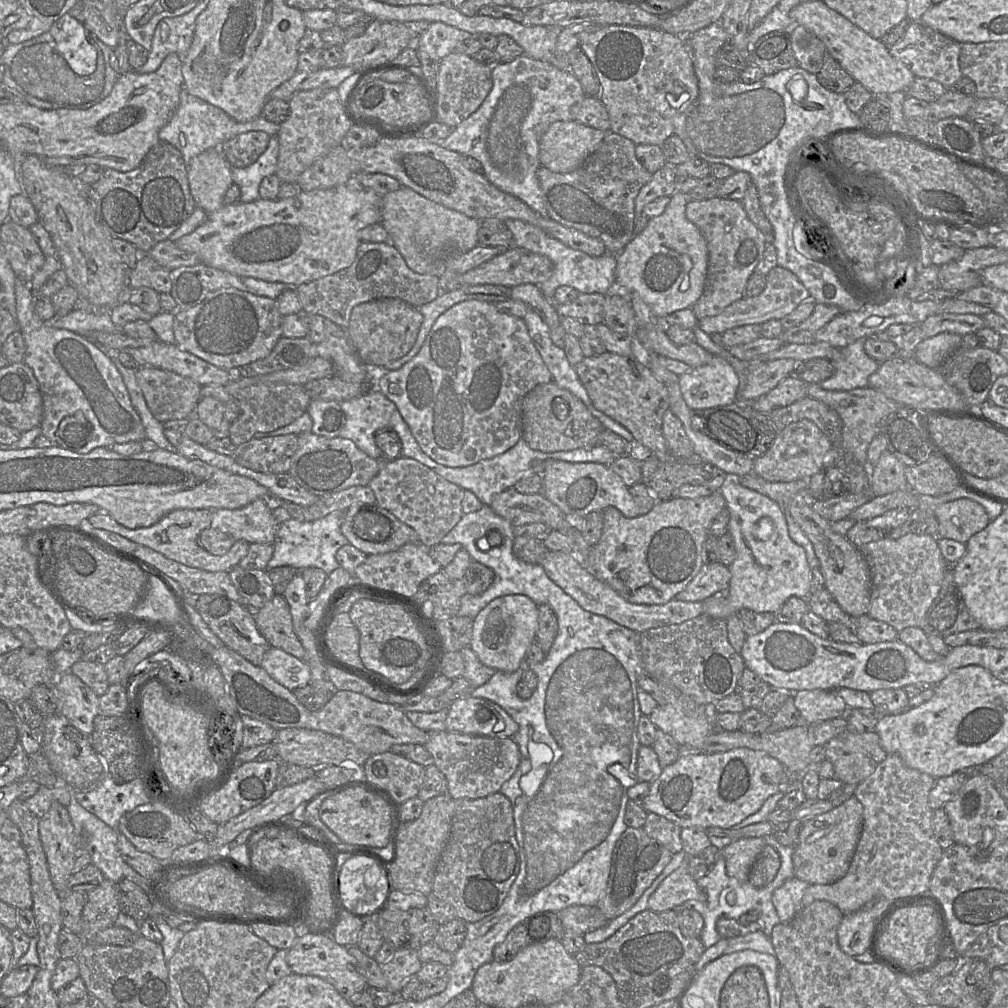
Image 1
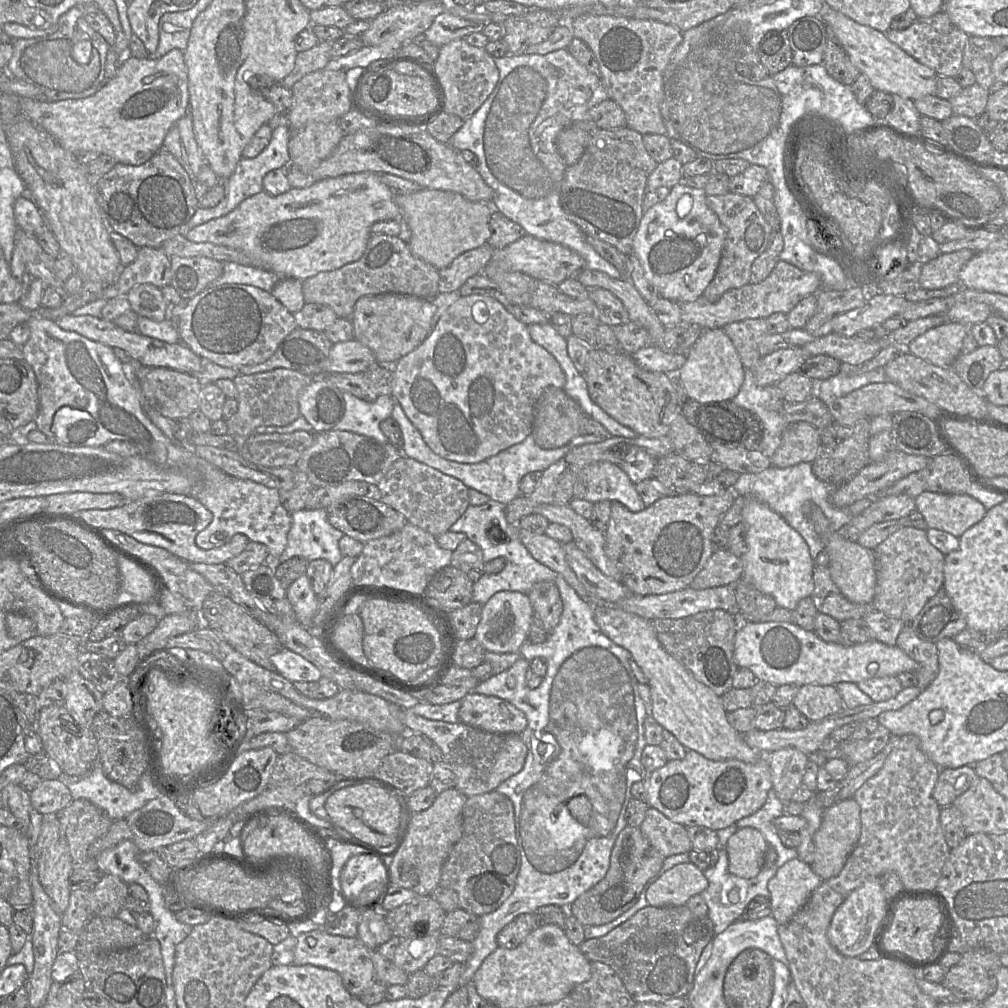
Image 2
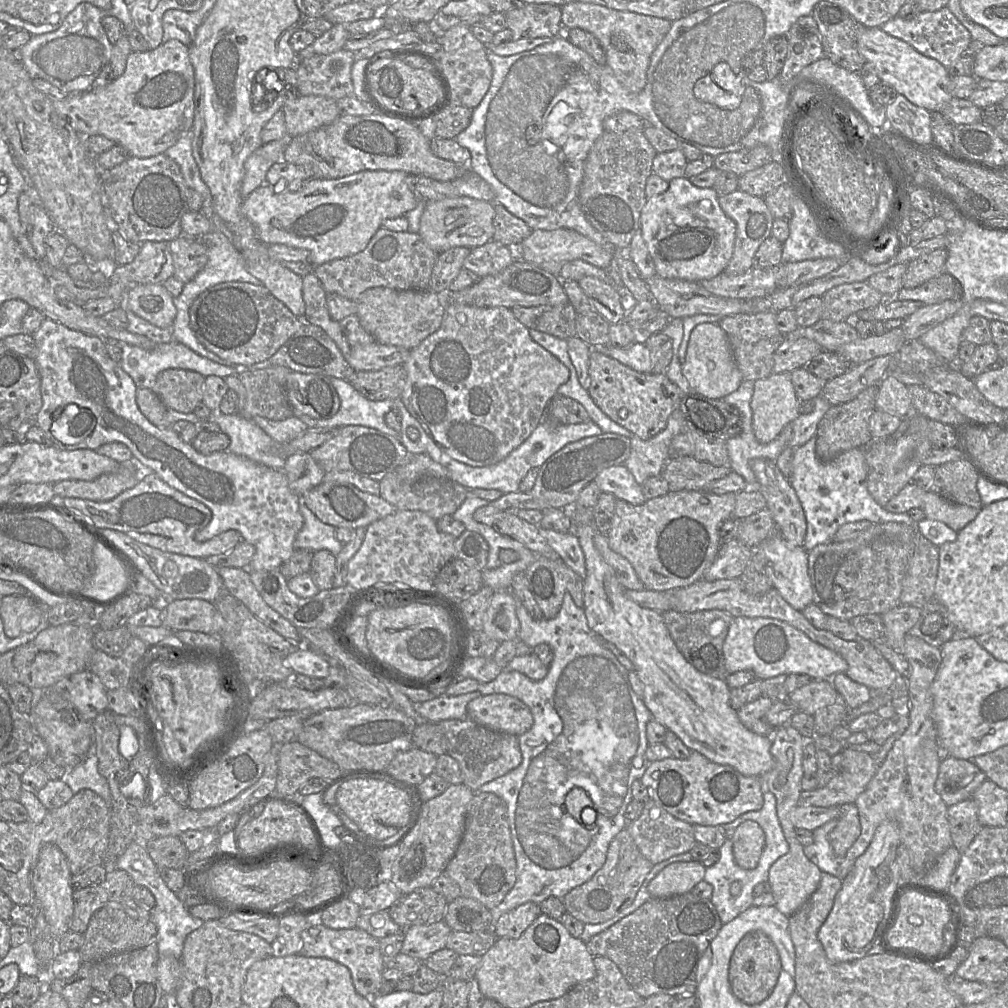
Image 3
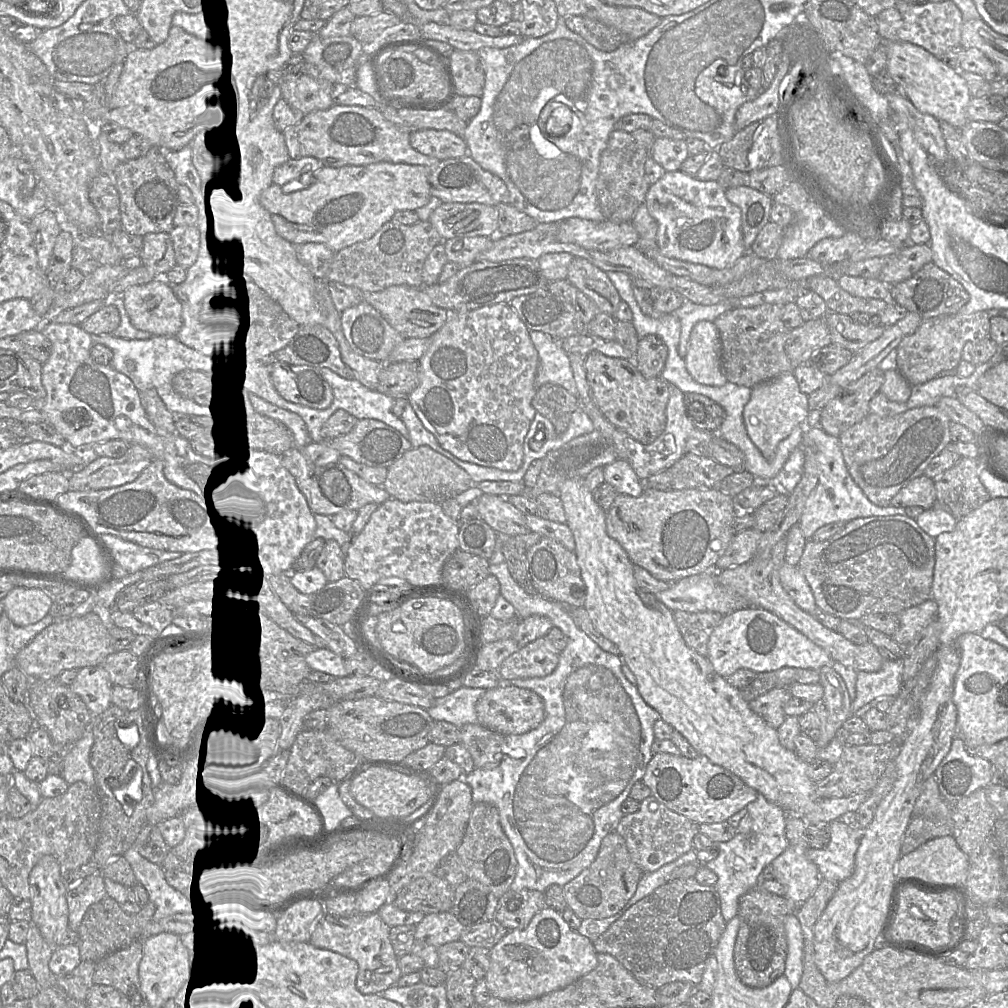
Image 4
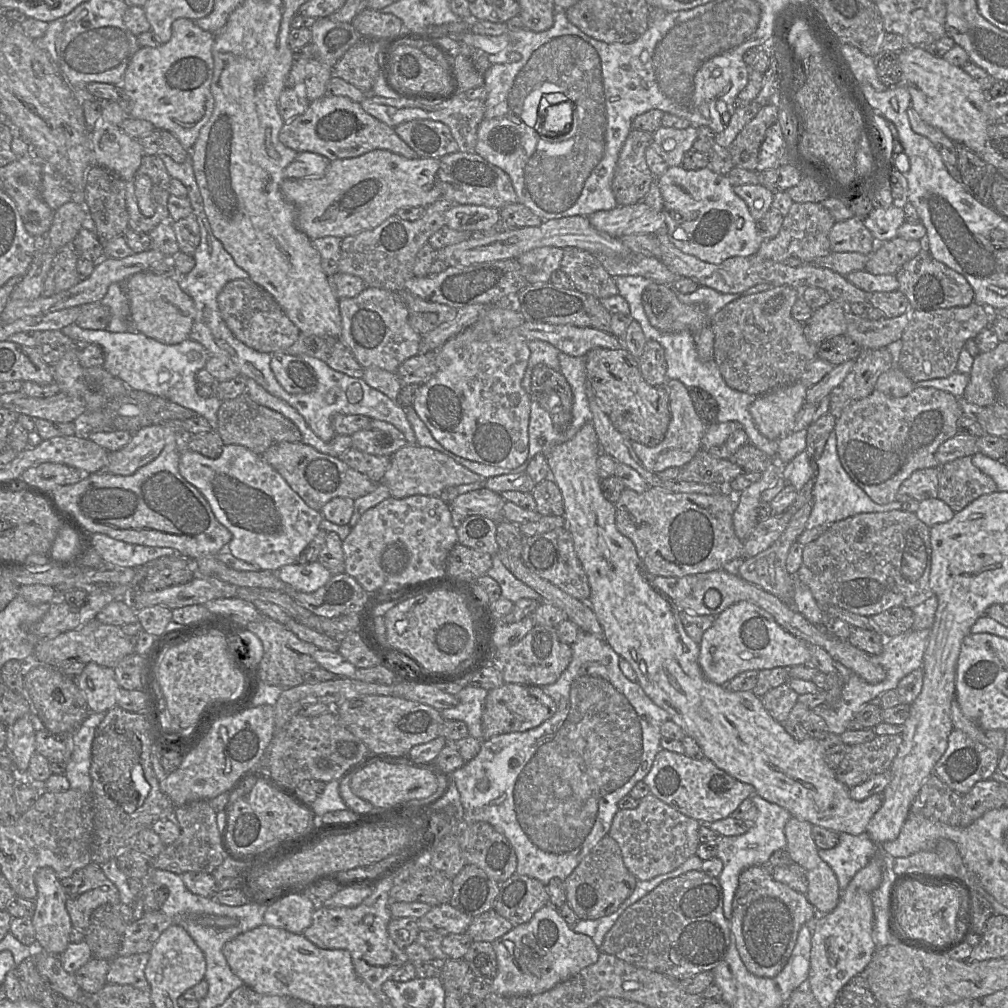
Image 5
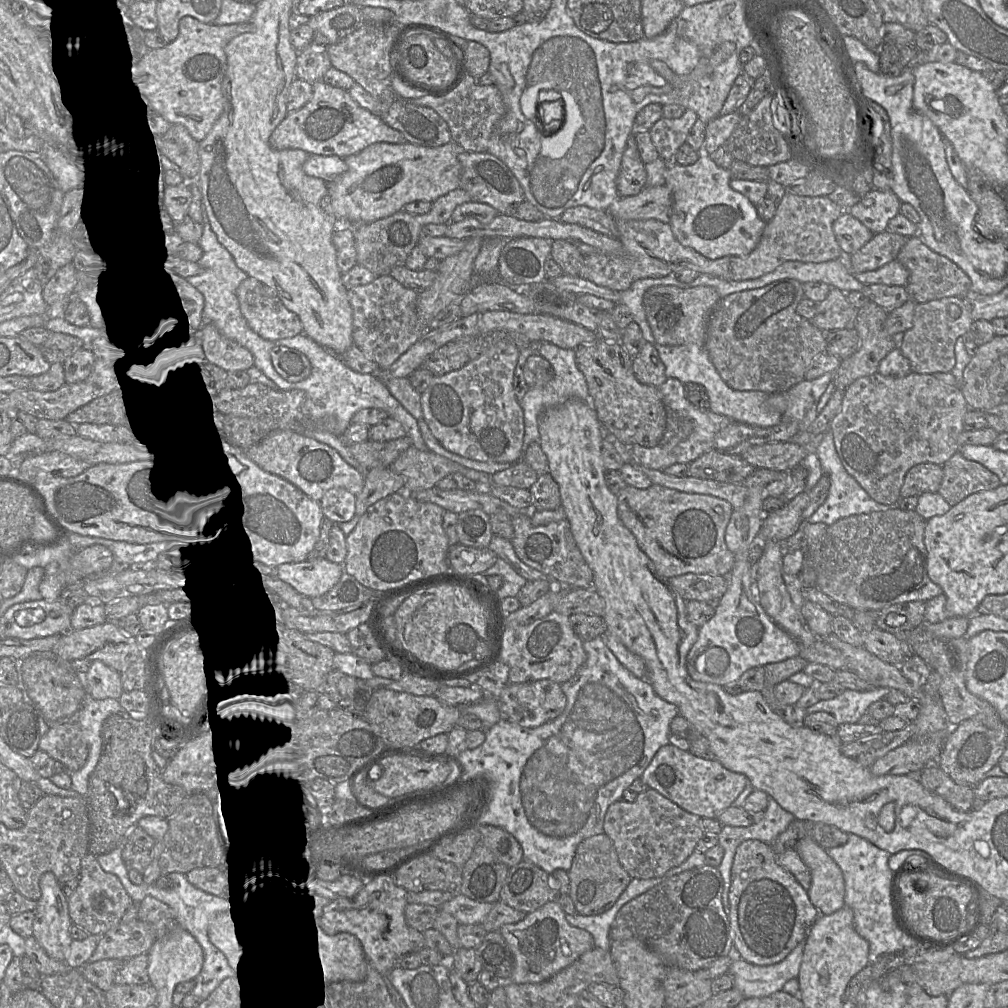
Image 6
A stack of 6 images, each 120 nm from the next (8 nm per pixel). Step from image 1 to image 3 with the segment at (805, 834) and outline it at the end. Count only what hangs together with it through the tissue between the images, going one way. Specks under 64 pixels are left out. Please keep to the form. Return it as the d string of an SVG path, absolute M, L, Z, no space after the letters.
M854 803L841 806L836 827L829 835L829 841L835 855L844 858L847 851L860 835L861 826L858 808Z

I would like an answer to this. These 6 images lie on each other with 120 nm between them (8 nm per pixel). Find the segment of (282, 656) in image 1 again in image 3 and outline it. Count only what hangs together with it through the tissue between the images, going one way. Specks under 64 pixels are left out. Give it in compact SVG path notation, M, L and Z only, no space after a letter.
M301 642L296 651L283 660L283 665L296 674L321 679L327 677L330 669L329 663L320 654L305 647Z

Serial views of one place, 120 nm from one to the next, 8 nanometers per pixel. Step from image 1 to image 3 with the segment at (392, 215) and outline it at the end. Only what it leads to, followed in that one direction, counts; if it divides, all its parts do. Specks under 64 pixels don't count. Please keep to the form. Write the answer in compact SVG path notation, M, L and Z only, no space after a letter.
M467 196L428 200L420 219L419 235L438 253L455 247L475 248L493 240L495 203Z

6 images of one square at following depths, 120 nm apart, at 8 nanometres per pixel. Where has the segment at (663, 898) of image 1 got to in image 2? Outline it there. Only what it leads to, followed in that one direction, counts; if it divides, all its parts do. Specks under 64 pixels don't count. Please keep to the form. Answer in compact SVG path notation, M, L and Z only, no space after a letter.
M690 861L677 864L664 872L646 892L649 906L681 906L708 887L704 872Z

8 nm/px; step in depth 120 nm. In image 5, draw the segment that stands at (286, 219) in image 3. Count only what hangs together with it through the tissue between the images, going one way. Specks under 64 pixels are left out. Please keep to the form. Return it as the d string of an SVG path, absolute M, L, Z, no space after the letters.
M376 149L361 156L330 161L321 176L283 180L280 190L296 209L296 225L311 240L326 236L343 239L379 226L402 207L427 208L444 199L438 179L439 159L408 159Z

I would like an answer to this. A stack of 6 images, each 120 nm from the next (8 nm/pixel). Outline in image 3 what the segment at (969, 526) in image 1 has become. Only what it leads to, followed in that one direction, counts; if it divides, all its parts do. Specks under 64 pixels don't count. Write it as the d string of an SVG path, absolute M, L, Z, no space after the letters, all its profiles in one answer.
M927 491L924 496L922 510L925 518L943 522L956 532L973 521L980 512L976 508L952 502L931 491Z

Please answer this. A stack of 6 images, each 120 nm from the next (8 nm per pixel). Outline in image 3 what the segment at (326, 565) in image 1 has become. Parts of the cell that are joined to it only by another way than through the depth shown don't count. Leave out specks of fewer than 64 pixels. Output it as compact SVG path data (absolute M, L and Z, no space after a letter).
M302 501L300 512L304 524L295 538L294 549L328 550L336 557L343 546L336 538L336 528L322 522Z

